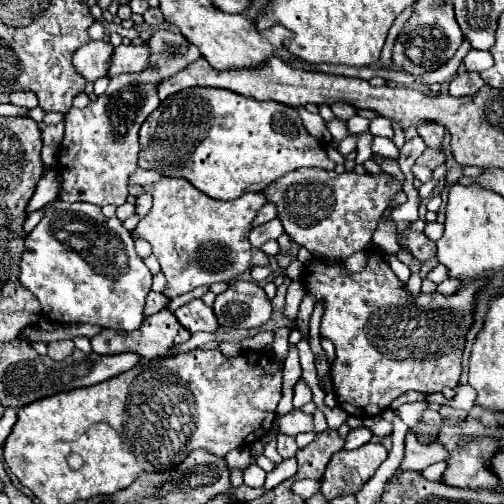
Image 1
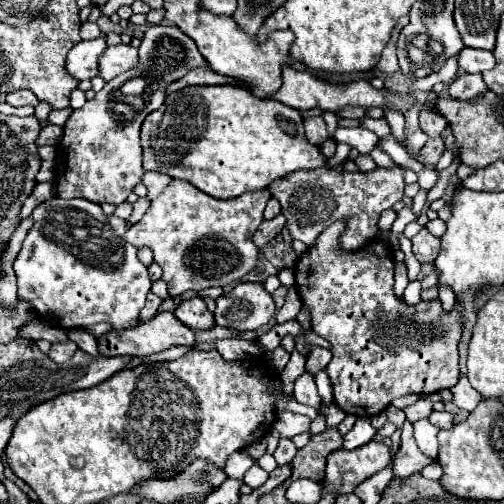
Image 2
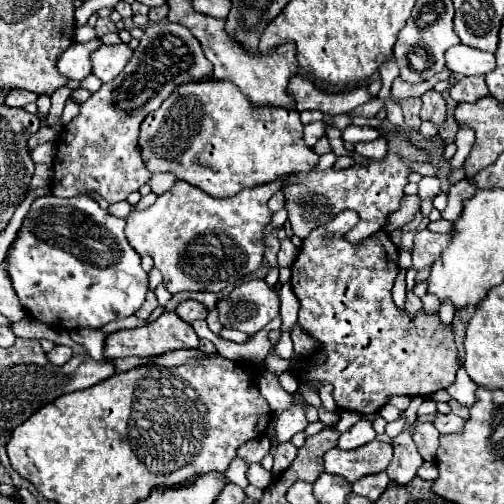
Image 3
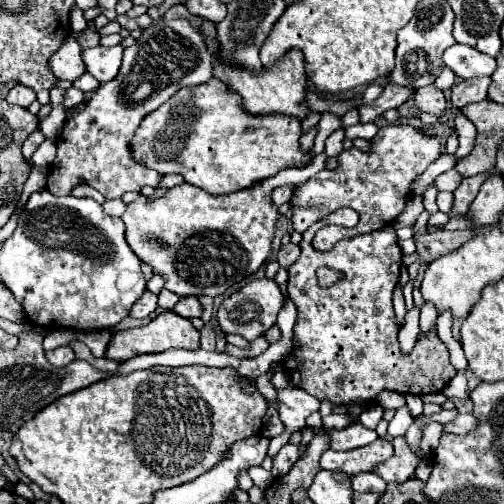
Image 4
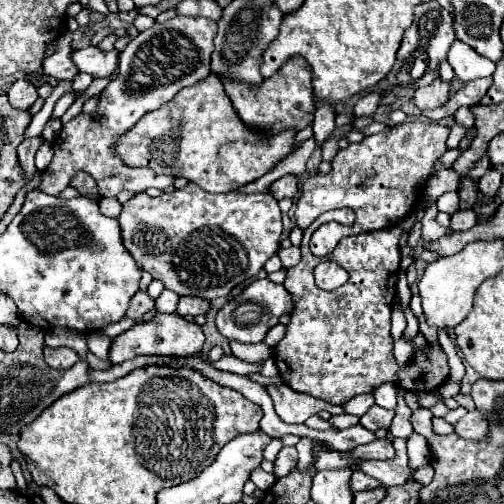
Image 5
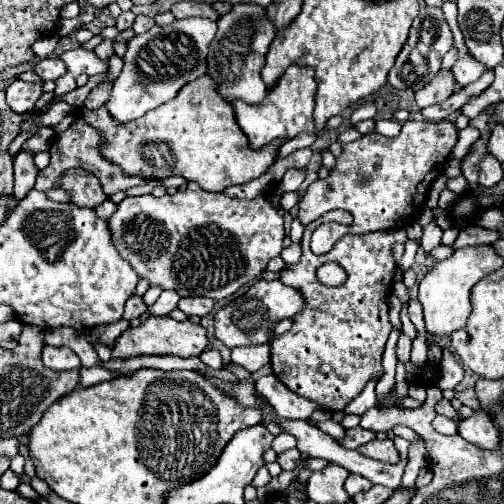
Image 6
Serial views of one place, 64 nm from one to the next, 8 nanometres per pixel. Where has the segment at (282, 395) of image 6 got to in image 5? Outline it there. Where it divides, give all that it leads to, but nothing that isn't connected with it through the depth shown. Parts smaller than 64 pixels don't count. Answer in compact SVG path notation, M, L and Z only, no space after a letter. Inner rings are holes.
M268 384L266 392L274 402L276 414L288 424L302 424L306 422L306 418L310 418L312 414L318 414L320 410L328 410L332 415L345 413L343 406L328 404L308 394L294 392L286 384Z

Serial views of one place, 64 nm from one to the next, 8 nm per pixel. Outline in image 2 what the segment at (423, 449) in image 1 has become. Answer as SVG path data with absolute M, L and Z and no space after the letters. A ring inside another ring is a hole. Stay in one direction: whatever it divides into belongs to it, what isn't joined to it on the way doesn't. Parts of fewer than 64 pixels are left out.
M406 420L404 426L402 426L402 436L400 436L400 448L396 452L396 460L392 464L392 470L394 470L394 478L400 478L400 480L406 480L408 476L420 472L426 464L430 464L430 458L424 456L416 442L414 442L414 436L412 436L412 424Z

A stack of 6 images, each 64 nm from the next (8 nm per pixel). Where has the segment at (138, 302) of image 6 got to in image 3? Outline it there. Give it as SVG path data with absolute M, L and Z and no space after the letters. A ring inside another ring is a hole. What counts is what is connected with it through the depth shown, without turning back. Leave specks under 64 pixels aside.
M148 290L148 294L146 294L146 302L142 304L142 308L140 310L136 310L136 318L140 318L140 320L148 320L148 316L154 312L158 308L158 300L156 300L156 294L152 292L152 290Z

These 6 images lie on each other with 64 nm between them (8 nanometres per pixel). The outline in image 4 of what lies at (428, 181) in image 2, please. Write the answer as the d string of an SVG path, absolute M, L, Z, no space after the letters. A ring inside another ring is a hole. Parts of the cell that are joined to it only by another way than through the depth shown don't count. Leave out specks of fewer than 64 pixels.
M428 186L422 196L424 196L424 208L426 208L426 212L428 212L428 214L436 214L436 212L438 212L438 206L436 206L438 190L436 190L434 186Z

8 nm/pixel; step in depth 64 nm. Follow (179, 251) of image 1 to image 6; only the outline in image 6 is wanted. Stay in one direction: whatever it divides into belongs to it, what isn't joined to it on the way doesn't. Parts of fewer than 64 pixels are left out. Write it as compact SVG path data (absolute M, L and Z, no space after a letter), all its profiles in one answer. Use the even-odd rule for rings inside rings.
M188 182L186 190L184 190L184 192L176 192L174 196L172 196L172 194L166 194L166 196L162 196L162 198L156 198L156 196L152 196L152 194L146 194L146 196L124 198L124 200L118 204L118 210L110 216L108 228L110 228L110 234L112 234L112 244L116 246L118 254L124 256L124 260L132 266L132 270L138 274L138 278L148 280L150 286L160 286L160 288L164 288L164 290L176 290L180 296L208 296L208 298L212 298L212 300L220 300L220 298L232 296L232 294L238 292L244 284L256 280L256 278L266 270L266 264L268 264L274 256L280 256L280 252L282 252L282 240L284 240L282 216L278 216L276 208L272 208L272 204L268 202L266 196L258 196L256 200L234 200L234 198L226 198L226 196L222 196L222 194L206 192L206 190L202 190L196 182Z

